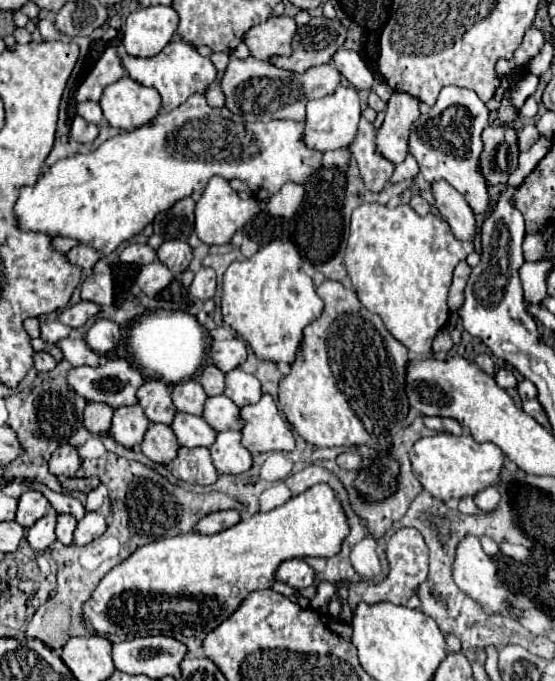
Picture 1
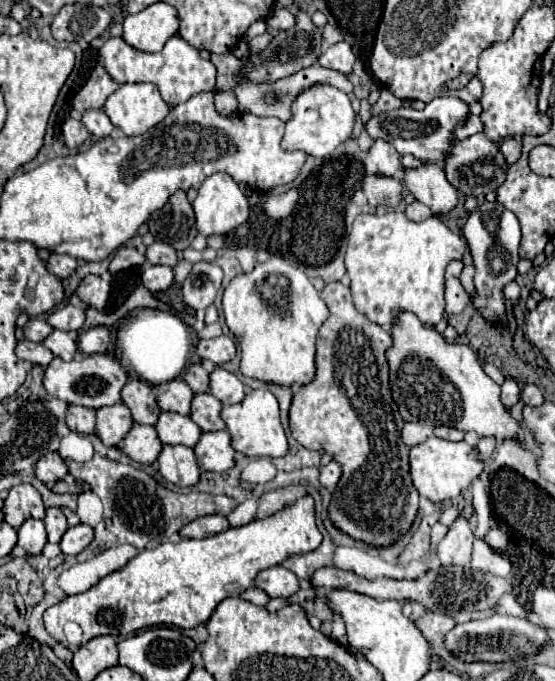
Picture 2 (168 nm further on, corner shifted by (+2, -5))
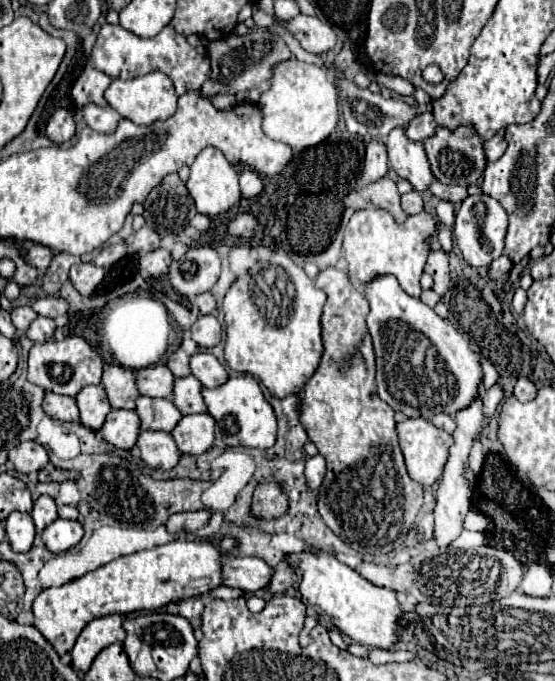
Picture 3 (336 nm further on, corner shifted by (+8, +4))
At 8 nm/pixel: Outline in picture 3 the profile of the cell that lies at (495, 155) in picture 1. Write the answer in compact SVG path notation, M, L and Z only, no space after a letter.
M436 127L436 133L430 139L424 139L424 149L426 149L428 161L430 161L434 179L444 185L468 187L484 173L486 157L484 157L484 149L482 149L482 139L478 137L478 133L472 127L458 127L454 131Z

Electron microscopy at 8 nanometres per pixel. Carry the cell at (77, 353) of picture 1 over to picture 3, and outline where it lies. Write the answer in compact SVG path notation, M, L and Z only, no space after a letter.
M38 317L26 331L26 337L34 343L44 343L48 341L52 335L54 335L54 329L56 329L56 323L48 317Z

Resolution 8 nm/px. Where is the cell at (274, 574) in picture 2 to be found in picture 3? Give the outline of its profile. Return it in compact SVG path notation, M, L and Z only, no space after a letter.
M232 557L222 563L222 585L254 593L270 581L270 567L260 557Z

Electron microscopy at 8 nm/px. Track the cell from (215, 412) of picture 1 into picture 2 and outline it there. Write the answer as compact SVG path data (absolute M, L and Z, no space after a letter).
M204 392L204 394L194 396L190 418L202 428L202 432L226 430L226 424L222 420L220 412L222 412L220 400L216 400L210 392Z

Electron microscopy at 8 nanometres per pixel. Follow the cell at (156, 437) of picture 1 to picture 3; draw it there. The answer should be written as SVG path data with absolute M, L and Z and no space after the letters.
M112 409L98 433L106 443L118 449L132 449L140 433L140 419L134 411Z

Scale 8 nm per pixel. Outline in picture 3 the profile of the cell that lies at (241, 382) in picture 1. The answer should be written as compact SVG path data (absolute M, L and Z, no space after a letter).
M194 353L190 357L190 373L204 385L204 387L218 387L228 379L226 369L212 353Z

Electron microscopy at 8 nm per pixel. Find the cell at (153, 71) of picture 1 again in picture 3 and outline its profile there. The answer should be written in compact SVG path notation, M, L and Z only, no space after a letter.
M106 23L96 37L92 49L92 61L96 69L104 71L112 79L134 79L152 71L162 71L174 81L178 95L184 95L188 91L198 91L202 83L208 79L208 71L210 71L208 55L200 55L194 47L188 45L186 37L176 33L170 25L166 25L156 37L142 39L122 29L120 25Z

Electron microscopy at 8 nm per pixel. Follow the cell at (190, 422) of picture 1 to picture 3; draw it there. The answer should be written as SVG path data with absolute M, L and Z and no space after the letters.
M140 395L136 399L136 413L140 417L140 429L156 429L170 433L182 419L182 413L170 399L156 399Z

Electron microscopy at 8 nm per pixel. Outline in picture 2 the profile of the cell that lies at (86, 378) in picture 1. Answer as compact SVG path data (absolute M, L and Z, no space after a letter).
M78 354L72 362L54 358L46 366L46 374L44 374L44 388L48 390L48 394L68 404L80 404L80 406L90 406L90 408L120 404L122 402L120 392L126 382L128 382L126 370L110 354L92 354L92 356Z

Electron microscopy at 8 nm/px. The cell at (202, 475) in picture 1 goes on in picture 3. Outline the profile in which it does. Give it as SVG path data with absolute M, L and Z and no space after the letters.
M140 431L136 447L140 449L140 459L152 469L172 469L180 459L172 435L164 431Z

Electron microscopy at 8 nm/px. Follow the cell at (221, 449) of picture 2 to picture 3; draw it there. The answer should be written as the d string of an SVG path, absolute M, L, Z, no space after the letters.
M208 413L184 415L170 435L174 437L180 453L200 455L214 443L214 417Z

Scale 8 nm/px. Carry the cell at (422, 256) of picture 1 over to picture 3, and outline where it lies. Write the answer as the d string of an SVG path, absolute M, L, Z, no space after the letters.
M360 209L352 215L346 225L344 235L344 257L348 261L348 275L354 285L364 285L378 273L392 273L396 275L402 289L412 295L420 297L420 275L424 271L430 245L428 239L434 235L436 223L434 217L426 211L418 215L410 215L402 225L398 225L392 215L384 209Z

